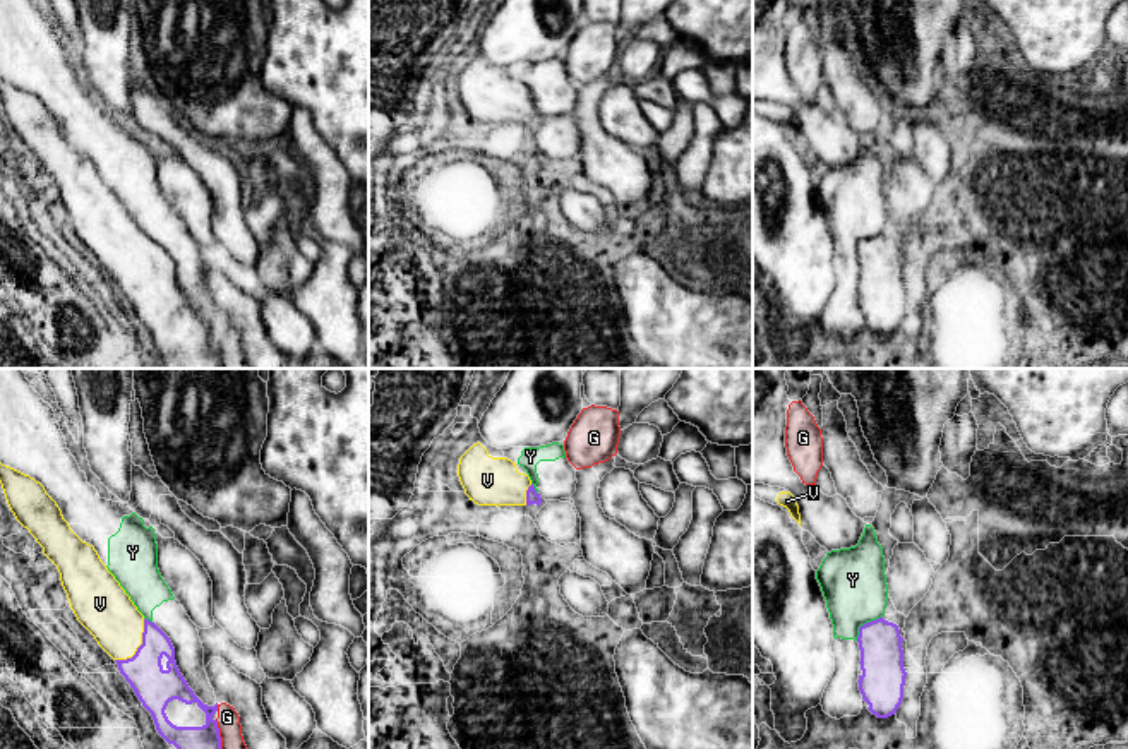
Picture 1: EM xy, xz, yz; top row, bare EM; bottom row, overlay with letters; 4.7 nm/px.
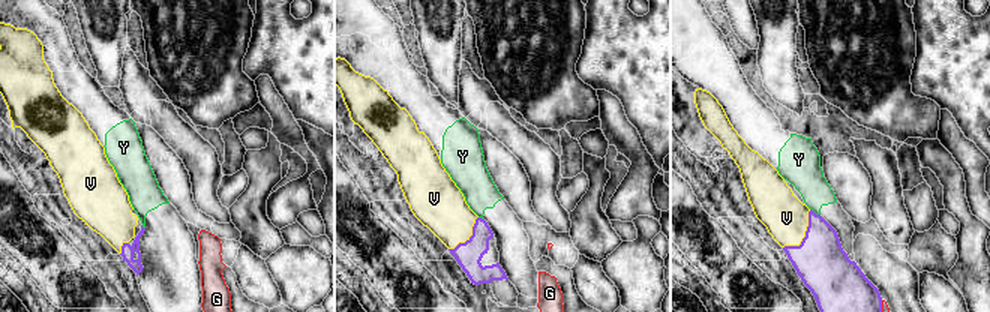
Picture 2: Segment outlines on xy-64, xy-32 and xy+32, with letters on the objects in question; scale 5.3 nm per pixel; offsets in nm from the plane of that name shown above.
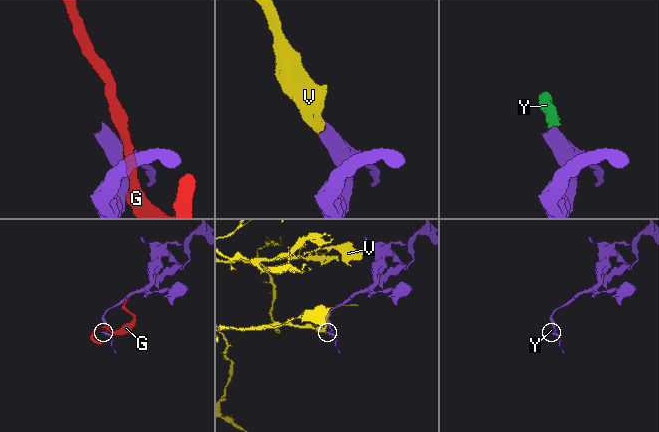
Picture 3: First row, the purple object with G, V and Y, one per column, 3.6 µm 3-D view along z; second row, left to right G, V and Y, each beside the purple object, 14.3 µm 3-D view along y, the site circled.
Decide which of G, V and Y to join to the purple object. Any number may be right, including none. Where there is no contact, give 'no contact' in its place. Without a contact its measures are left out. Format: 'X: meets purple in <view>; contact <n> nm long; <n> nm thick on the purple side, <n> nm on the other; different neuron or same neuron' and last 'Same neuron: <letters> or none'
G: meets purple in xy; contact 160 nm long; 200 nm thick on the purple side, 120 nm on the other; different neuron
V: meets purple in xy; contact 240 nm long; 190 nm thick on the purple side, 260 nm on the other; same neuron
Y: meets purple in yz; contact 170 nm long; 200 nm thick on the purple side, 300 nm on the other; different neuron
Same neuron: V

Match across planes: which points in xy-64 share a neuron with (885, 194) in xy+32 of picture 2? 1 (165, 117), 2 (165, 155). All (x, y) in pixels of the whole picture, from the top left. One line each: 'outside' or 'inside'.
1: inside
2: outside

